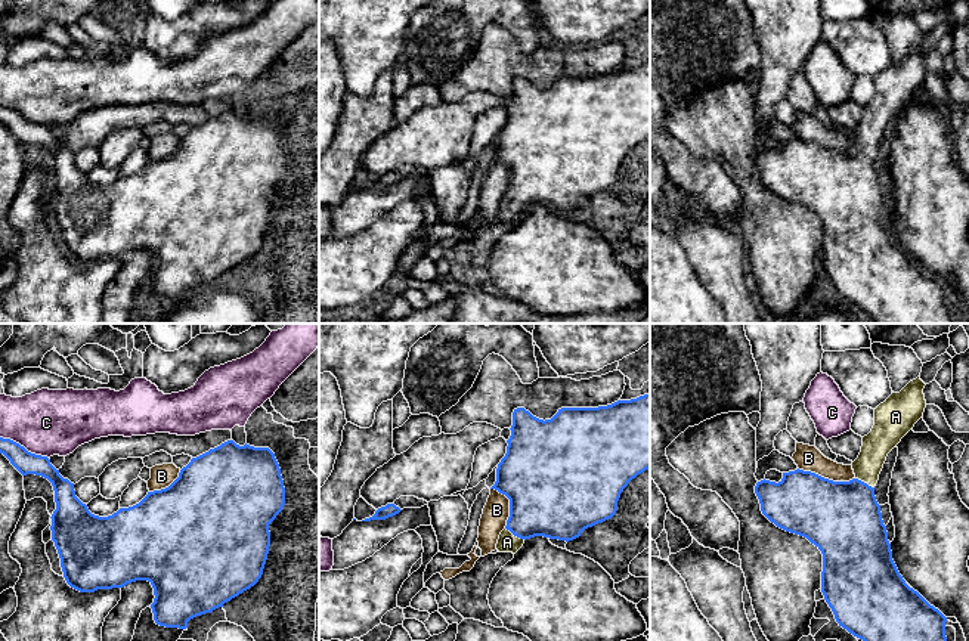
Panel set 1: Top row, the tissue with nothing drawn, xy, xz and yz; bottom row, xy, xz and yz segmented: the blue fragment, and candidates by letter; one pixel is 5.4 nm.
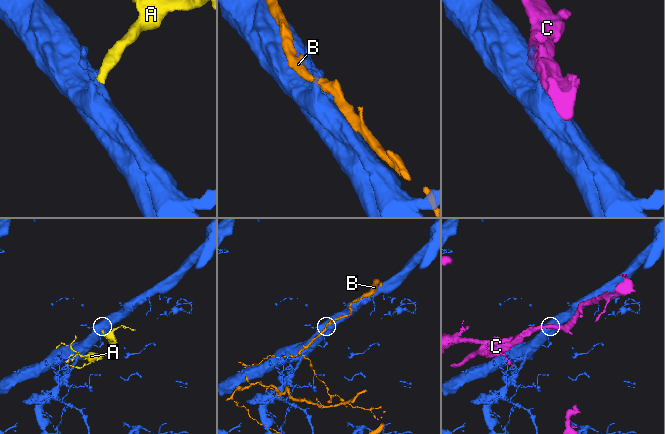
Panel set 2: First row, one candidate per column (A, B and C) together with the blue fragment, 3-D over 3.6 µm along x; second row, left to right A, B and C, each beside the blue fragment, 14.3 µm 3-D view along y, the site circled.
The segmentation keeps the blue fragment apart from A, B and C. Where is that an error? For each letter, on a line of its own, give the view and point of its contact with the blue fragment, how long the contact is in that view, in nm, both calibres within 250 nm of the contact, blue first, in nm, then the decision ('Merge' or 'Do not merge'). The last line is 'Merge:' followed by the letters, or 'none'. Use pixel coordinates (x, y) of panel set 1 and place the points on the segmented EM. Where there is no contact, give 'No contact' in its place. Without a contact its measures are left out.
A: Touches blue at xz (516, 535). Shared border 130 nm. Thickness 400 nm (blue) against 110 nm. Merge
B: Touches blue at yz (826, 479). Shared border 320 nm. Thickness 400 nm (blue) against 140 nm. Do not merge
C: Touches blue at xy (22, 446). Shared border 300 nm. Thickness 120 nm (blue) against 360 nm. Do not merge
Merge: A

